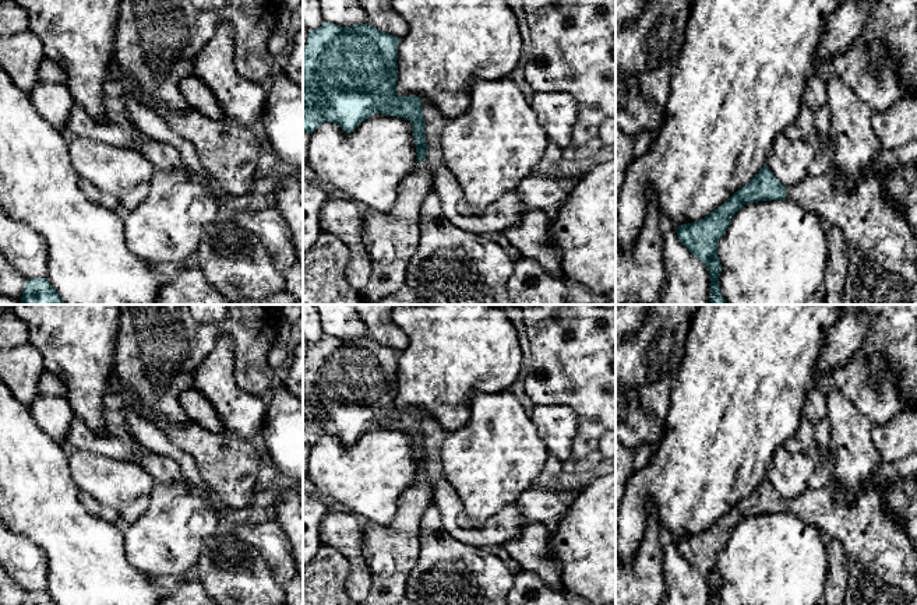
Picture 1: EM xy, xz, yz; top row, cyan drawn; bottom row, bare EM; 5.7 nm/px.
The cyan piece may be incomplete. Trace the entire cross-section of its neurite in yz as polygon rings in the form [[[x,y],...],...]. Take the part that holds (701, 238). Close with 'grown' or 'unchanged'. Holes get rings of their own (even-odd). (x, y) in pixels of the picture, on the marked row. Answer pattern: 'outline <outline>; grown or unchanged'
outline [[[766,165],[747,186],[709,215],[676,228],[681,245],[708,267],[710,305],[727,305],[719,288],[719,239],[743,205],[770,200],[794,201],[818,214],[825,226],[837,226],[843,232],[849,250],[849,270],[839,305],[917,305],[917,239],[902,211],[888,201],[881,179],[865,177],[853,187],[842,187],[829,175],[808,175],[801,183],[786,187]]]; grown

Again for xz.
outline [[[324,22],[308,31],[303,49],[303,130],[313,133],[325,122],[338,124],[345,133],[353,131],[375,113],[405,117],[413,124],[417,166],[399,184],[398,198],[388,212],[364,211],[363,245],[371,258],[371,277],[361,291],[370,305],[395,293],[405,285],[408,264],[420,240],[420,207],[431,191],[433,175],[426,162],[426,120],[420,96],[396,94],[399,39],[370,24],[339,27]]]; grown

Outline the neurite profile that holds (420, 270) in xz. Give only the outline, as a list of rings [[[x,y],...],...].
[[[430,191],[420,207],[420,240],[412,256],[405,285],[375,305],[512,305],[507,291],[514,260],[483,235],[455,226],[442,212],[440,197]]]

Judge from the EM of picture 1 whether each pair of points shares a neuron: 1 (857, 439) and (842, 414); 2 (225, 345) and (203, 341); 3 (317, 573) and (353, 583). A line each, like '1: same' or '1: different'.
1: same
2: different
3: different

